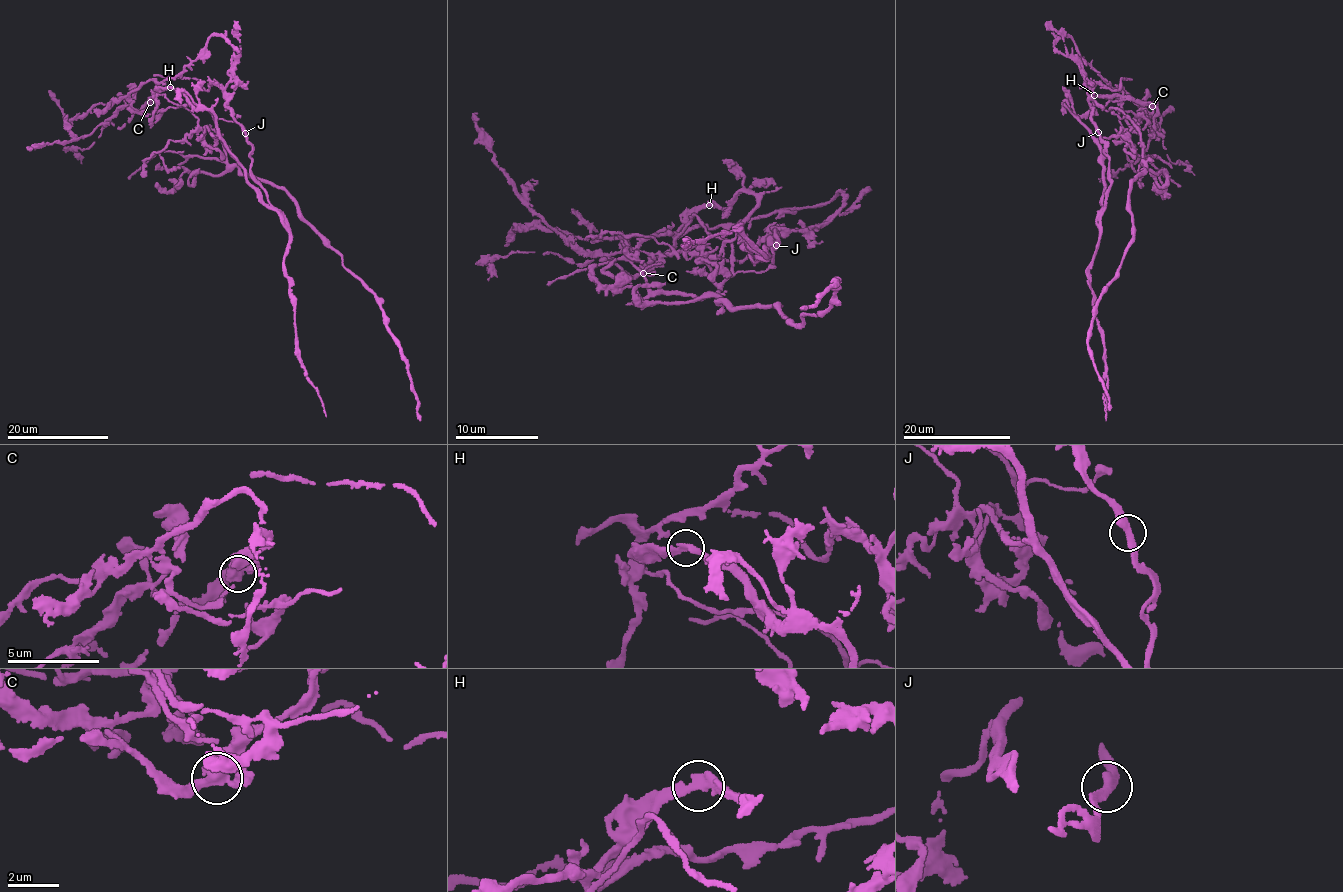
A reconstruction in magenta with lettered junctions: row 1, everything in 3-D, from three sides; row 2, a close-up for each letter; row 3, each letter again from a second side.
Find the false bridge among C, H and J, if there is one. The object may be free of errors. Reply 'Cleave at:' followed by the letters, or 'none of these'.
Cleave at: C

